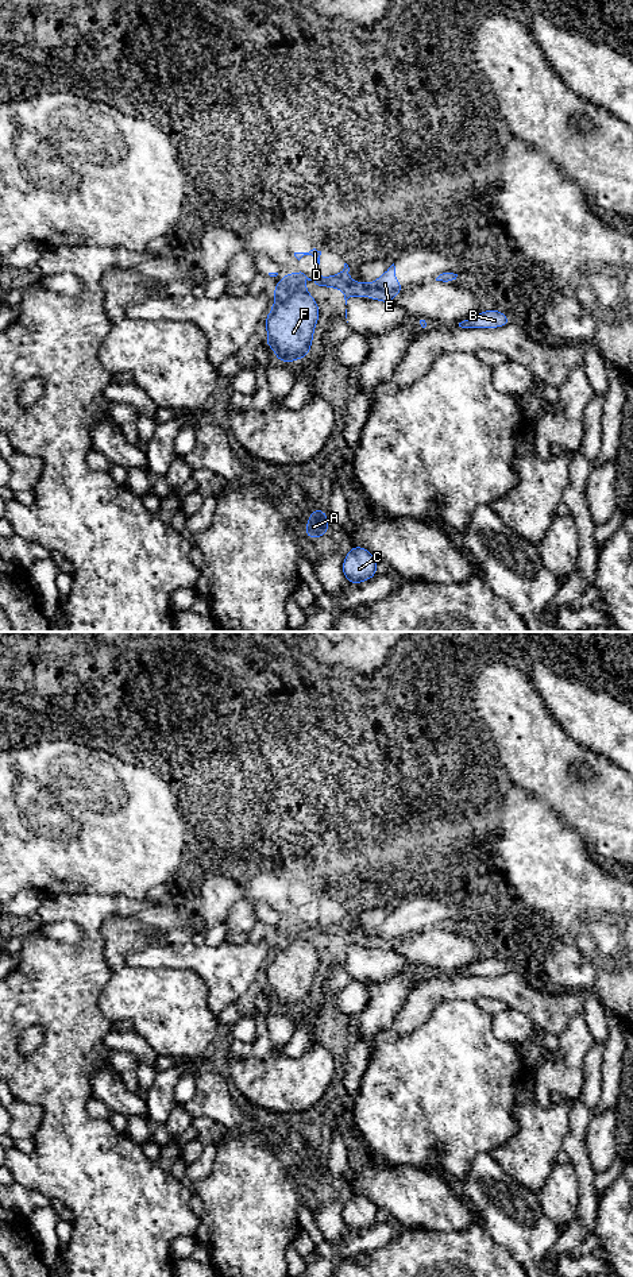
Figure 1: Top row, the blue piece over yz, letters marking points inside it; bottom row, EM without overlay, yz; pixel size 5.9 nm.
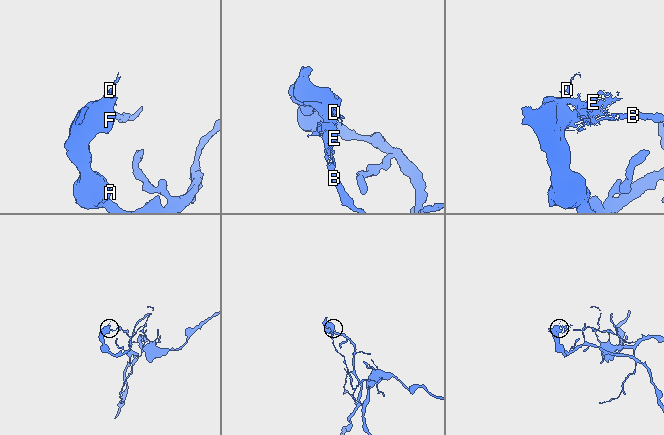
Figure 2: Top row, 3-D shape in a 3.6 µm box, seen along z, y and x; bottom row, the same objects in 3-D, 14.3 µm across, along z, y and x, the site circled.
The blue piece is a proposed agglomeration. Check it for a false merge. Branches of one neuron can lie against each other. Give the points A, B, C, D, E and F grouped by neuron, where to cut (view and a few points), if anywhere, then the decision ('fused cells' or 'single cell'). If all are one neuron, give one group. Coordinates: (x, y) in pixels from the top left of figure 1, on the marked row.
groups A C F / B D E; cut yz (278, 286), (281, 290), (285, 286), (297, 286), (307, 292); fused cells

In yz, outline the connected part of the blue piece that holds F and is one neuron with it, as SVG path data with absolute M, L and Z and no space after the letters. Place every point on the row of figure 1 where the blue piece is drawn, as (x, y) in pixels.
M281 282L271 289L275 293L273 308L265 319L266 344L275 358L283 363L304 359L312 347L320 309L316 298L298 288L285 286Z

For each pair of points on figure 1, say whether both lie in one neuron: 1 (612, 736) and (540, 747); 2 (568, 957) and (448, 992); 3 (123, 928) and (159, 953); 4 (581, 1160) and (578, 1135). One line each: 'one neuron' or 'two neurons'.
1: two neurons
2: two neurons
3: two neurons
4: one neuron

